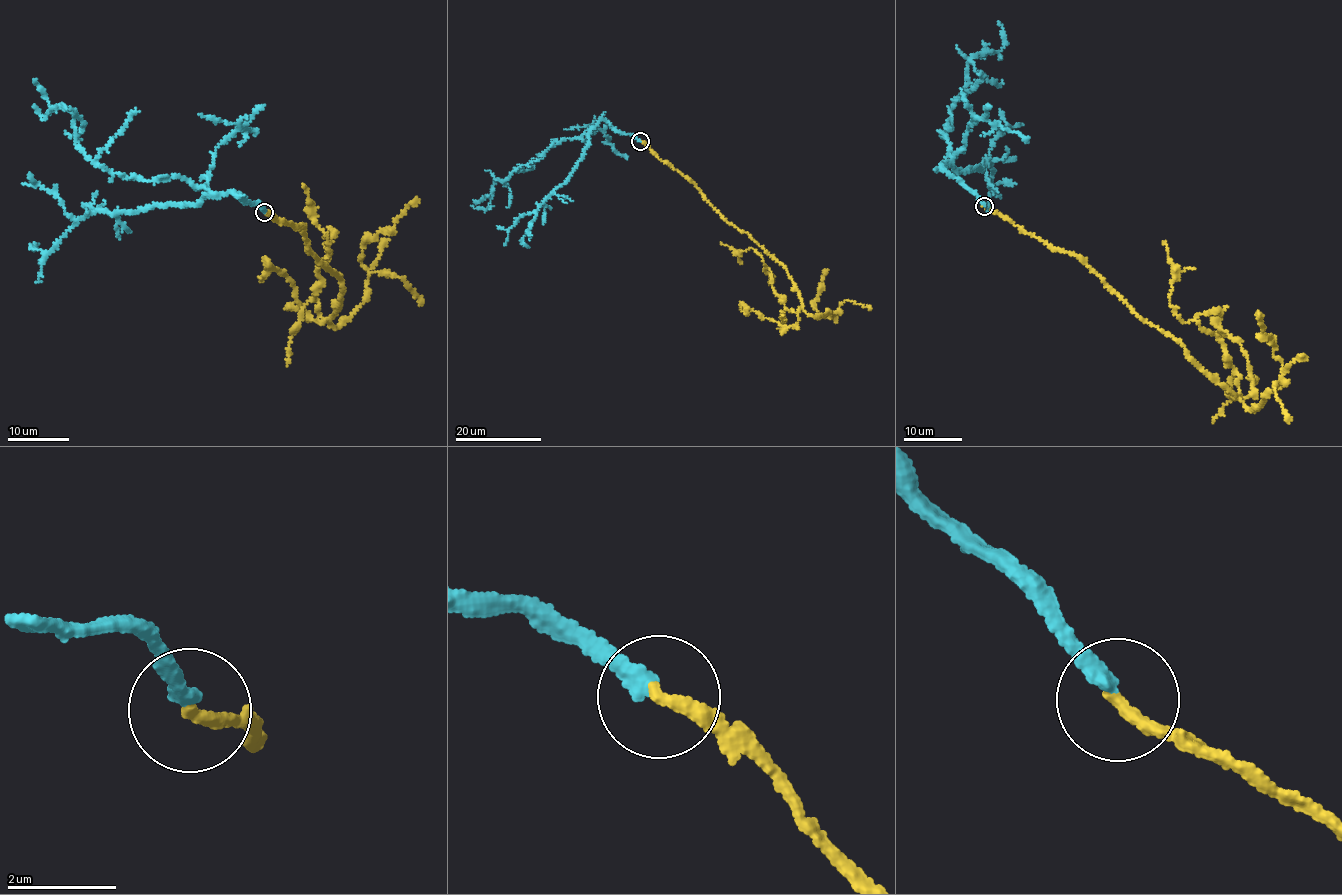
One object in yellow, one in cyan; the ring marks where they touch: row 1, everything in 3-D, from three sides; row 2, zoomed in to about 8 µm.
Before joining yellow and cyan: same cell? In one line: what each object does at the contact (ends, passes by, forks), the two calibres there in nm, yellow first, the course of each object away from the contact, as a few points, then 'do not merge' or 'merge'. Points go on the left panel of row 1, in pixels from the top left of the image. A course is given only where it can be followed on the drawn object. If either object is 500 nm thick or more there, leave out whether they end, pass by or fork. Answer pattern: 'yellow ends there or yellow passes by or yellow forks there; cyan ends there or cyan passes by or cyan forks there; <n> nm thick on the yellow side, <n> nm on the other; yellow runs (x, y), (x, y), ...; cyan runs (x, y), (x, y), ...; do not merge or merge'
yellow ends there; cyan ends there; 240 nm thick on the yellow side, 280 nm on the other; yellow runs (265, 211), (301, 225), (306, 246), (341, 278), (335, 314), (322, 321), (313, 293), (330, 253), (304, 185); cyan runs (265, 211), (176, 176), (104, 169), (76, 142), (73, 112), (54, 107), (34, 80); do not merge

